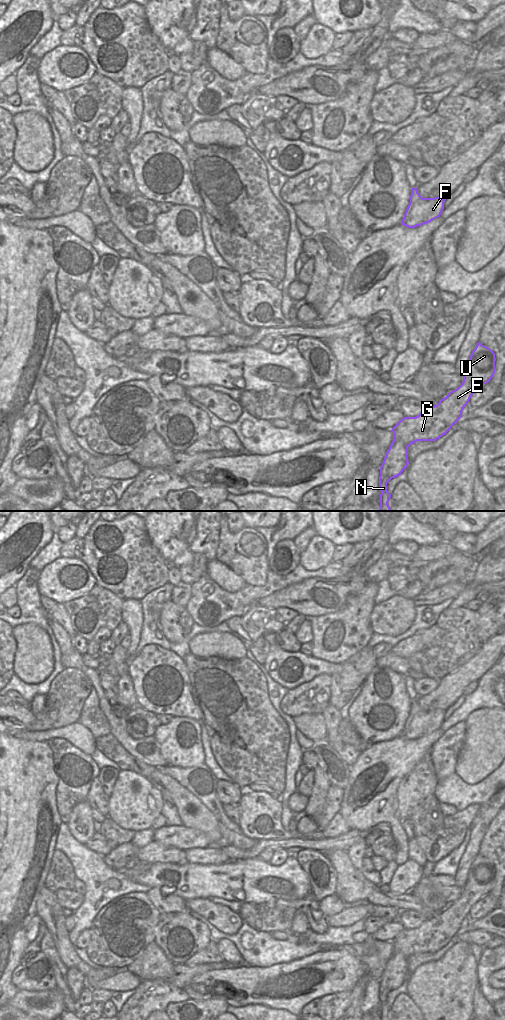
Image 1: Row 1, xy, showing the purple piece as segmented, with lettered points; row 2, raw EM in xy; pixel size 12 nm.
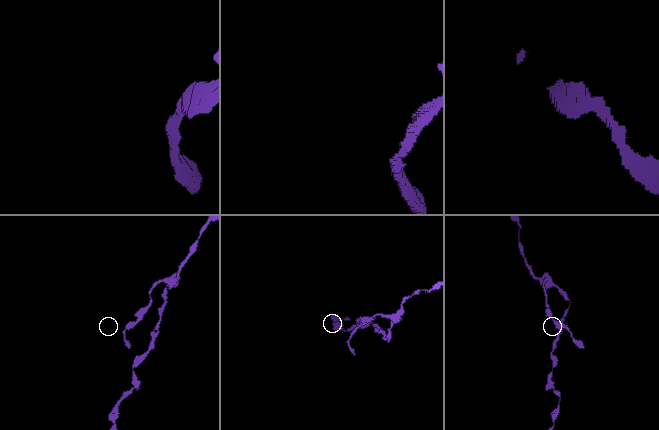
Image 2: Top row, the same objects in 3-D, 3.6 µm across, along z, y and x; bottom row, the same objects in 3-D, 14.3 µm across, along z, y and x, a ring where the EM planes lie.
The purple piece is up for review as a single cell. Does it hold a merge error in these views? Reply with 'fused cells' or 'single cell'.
single cell

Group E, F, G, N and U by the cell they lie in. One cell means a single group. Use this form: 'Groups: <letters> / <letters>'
Groups: E F G N U

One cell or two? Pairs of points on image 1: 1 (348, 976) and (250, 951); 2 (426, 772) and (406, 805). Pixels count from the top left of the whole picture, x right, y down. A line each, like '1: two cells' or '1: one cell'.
1: two cells
2: one cell

